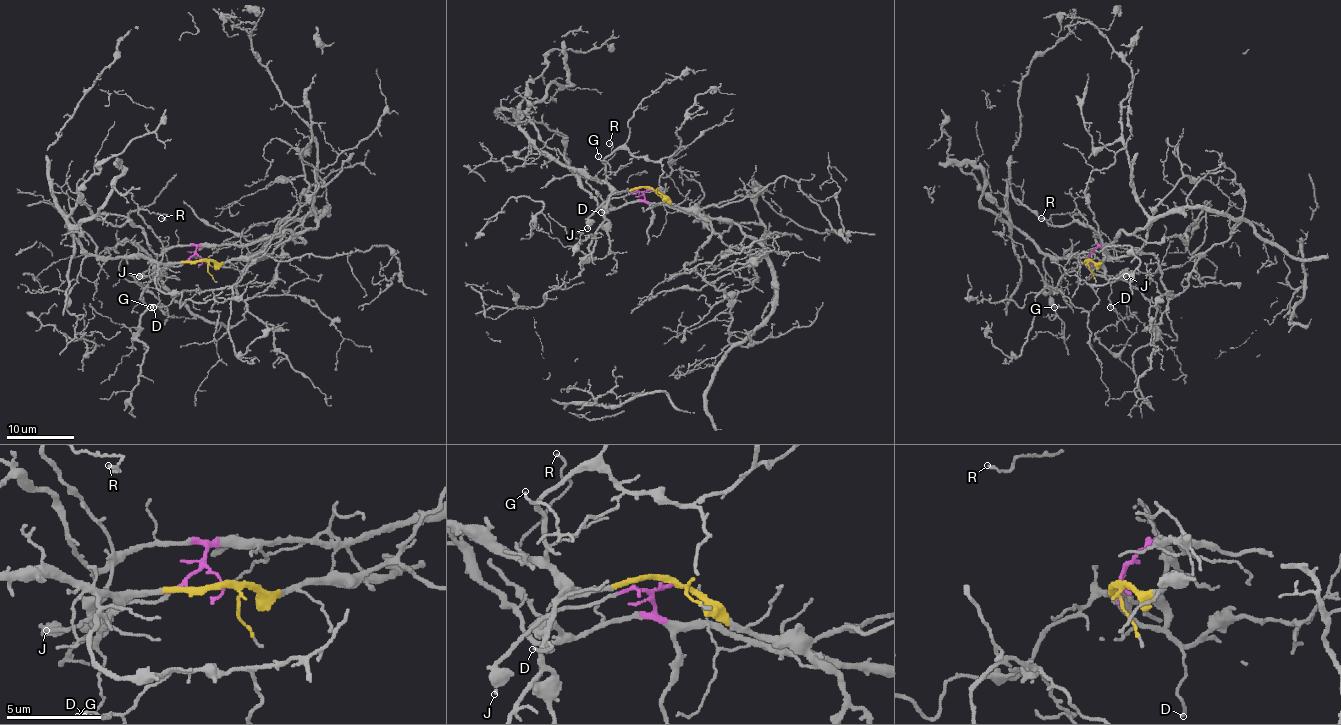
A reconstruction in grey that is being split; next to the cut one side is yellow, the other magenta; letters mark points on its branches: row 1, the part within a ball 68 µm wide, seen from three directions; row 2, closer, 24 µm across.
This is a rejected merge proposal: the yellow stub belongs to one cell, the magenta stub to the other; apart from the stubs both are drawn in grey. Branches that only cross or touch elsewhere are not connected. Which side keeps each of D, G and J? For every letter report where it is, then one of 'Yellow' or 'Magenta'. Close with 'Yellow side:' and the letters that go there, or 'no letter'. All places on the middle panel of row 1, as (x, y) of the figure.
D: Place: (601, 212). Yellow
G: Place: (598, 156). Yellow
J: Place: (587, 228). Magenta
Yellow side: D, G

